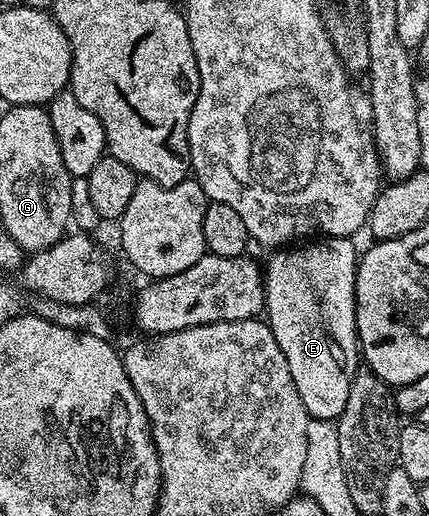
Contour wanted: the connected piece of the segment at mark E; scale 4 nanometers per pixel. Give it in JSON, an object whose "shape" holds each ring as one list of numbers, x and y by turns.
{"shape":[[321,237,308,240,291,248,280,248,264,270,264,314,268,327,278,340,278,348,290,364,294,388,299,405,309,419,332,422,338,419,349,399,351,381,354,380,362,355,356,336,356,267,358,249,352,238]]}

